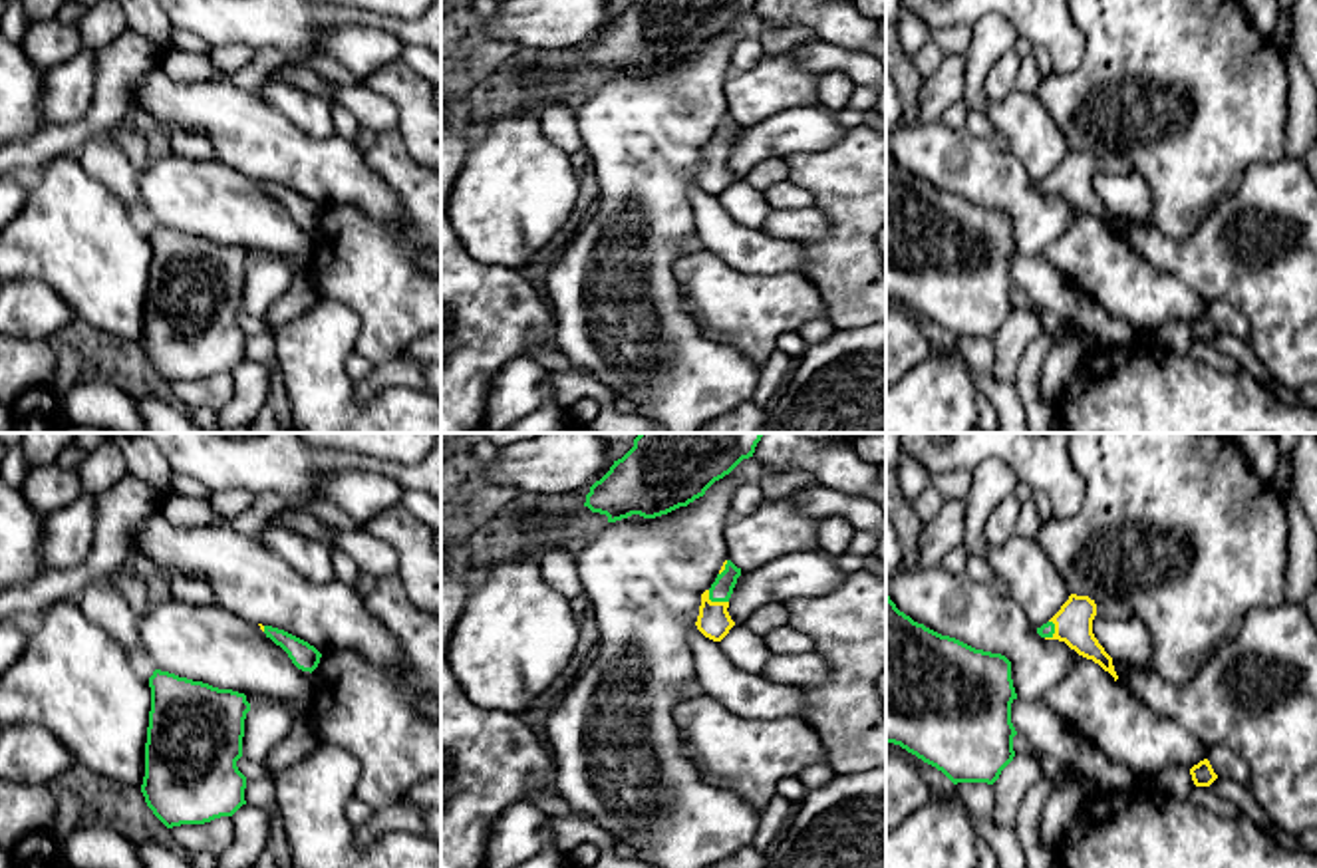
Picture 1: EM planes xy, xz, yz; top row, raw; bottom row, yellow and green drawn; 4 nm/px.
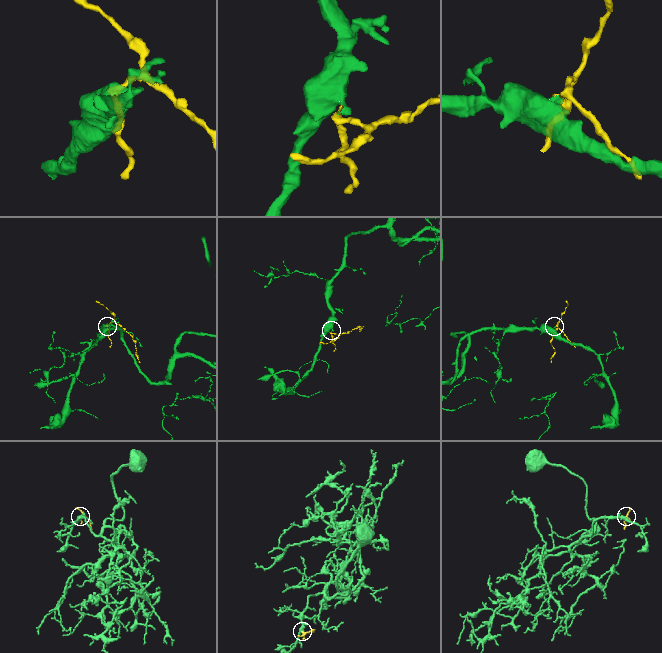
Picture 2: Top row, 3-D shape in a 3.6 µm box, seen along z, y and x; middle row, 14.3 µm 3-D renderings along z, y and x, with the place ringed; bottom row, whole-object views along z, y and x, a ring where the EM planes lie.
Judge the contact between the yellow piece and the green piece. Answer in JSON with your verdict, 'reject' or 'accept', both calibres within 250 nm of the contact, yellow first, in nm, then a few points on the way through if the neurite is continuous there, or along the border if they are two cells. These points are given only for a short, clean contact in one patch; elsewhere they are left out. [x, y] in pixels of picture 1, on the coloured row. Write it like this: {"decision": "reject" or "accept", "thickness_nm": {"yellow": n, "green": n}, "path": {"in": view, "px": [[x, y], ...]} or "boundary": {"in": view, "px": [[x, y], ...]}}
{"decision": "accept", "thickness_nm": {"yellow": 140, "green": 90}, "path": {"in": "xz", "px": [[714, 620], [716, 602], [722, 588]]}}

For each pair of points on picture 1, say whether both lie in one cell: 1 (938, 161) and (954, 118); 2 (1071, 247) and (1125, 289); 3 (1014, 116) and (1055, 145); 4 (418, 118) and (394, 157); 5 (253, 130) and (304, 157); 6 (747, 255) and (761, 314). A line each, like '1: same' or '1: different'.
1: different
2: same
3: same
4: different
5: same
6: different

